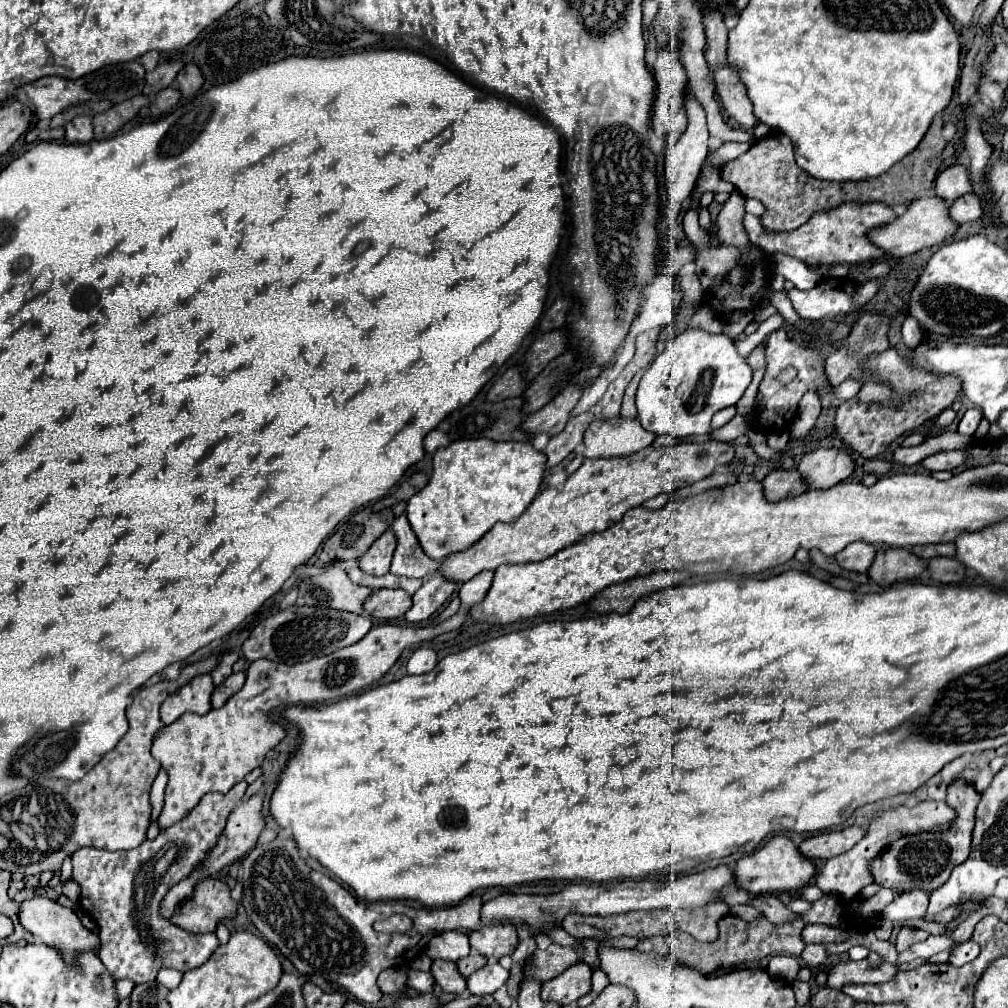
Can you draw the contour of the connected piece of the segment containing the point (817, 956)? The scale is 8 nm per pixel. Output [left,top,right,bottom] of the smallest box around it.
[801,946,827,968]

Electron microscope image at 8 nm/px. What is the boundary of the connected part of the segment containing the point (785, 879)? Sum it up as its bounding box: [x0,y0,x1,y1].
[737,836,817,894]

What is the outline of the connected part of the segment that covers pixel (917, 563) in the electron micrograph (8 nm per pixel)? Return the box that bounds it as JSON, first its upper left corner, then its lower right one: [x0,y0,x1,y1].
[869,548,927,588]

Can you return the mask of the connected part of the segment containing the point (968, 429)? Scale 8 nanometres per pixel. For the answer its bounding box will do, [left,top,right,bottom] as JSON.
[959,408,983,436]

